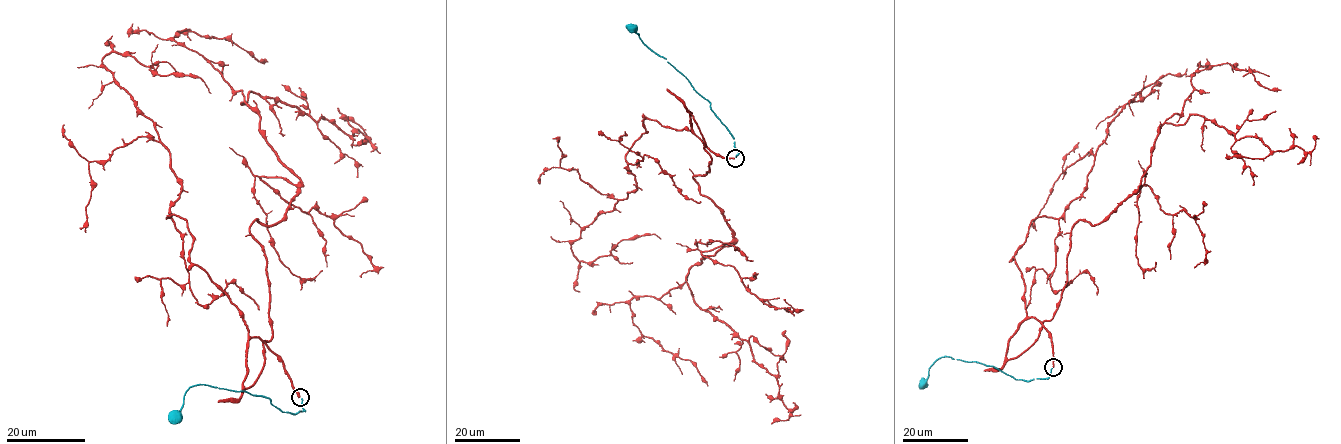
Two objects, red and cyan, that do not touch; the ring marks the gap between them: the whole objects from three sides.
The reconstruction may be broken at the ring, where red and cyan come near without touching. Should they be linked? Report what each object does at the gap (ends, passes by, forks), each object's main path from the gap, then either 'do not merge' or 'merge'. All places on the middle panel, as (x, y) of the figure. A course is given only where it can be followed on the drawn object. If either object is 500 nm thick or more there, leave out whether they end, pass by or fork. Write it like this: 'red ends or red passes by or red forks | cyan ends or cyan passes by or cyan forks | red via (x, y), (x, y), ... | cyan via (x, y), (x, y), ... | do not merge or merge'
red ends | cyan ends | red via (734, 158), (705, 147), (709, 172), (693, 178), (735, 242), (686, 278), (777, 378), (790, 417), (771, 423) | cyan via (736, 157), (738, 153), (734, 138), (710, 108), (710, 103), (666, 59), (648, 47), (628, 25) | do not merge

